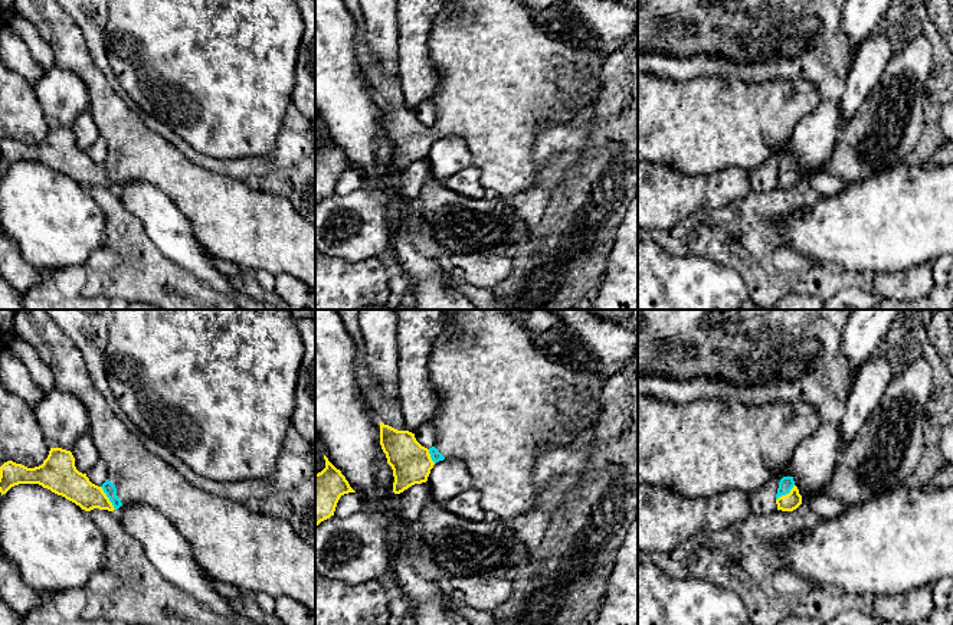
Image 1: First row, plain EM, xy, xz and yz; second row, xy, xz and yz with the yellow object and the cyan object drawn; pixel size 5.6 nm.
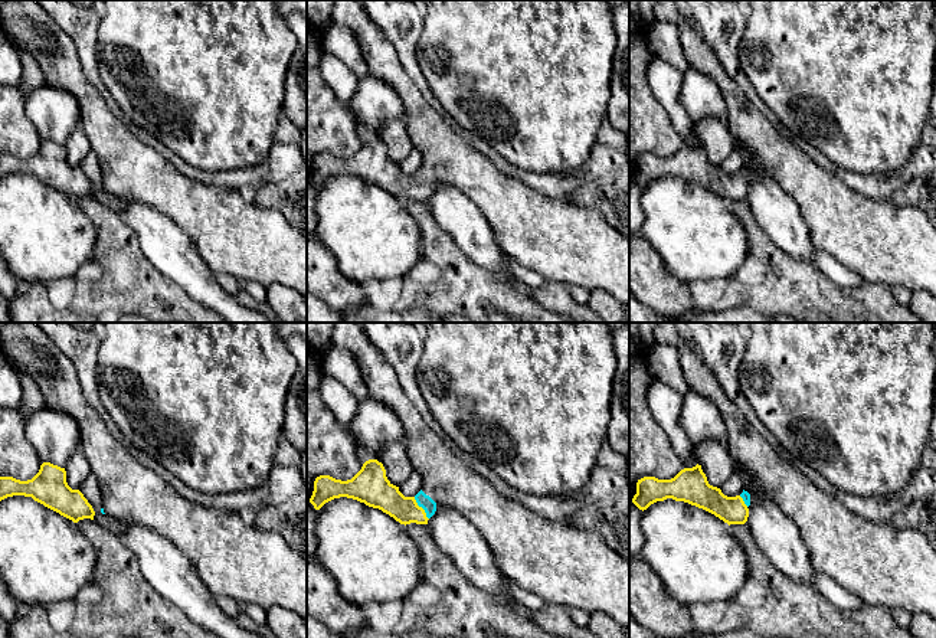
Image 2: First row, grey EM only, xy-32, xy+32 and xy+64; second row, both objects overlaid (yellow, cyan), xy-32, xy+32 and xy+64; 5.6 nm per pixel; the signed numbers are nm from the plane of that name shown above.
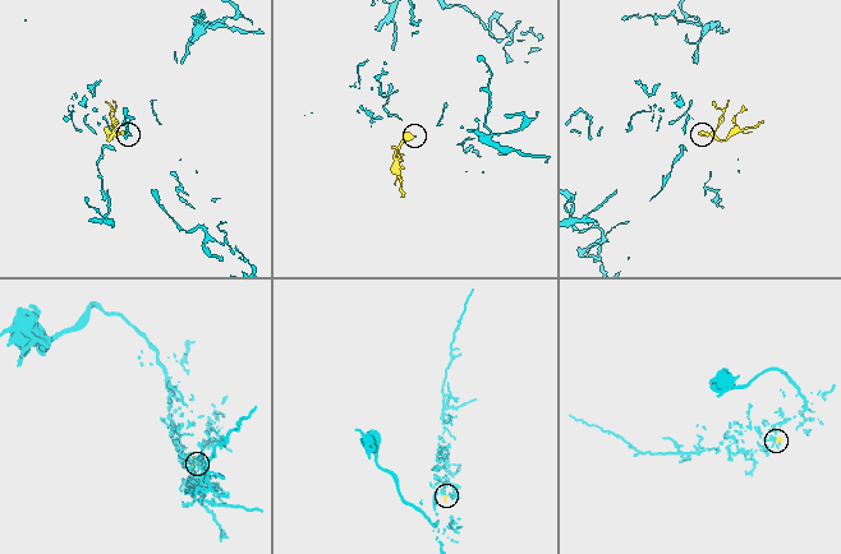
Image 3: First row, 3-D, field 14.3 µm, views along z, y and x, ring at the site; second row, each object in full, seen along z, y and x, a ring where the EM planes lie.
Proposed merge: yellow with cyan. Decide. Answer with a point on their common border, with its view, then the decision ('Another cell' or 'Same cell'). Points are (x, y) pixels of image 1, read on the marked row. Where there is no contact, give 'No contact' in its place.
Touches yellow at xy (108, 498). Same cell

